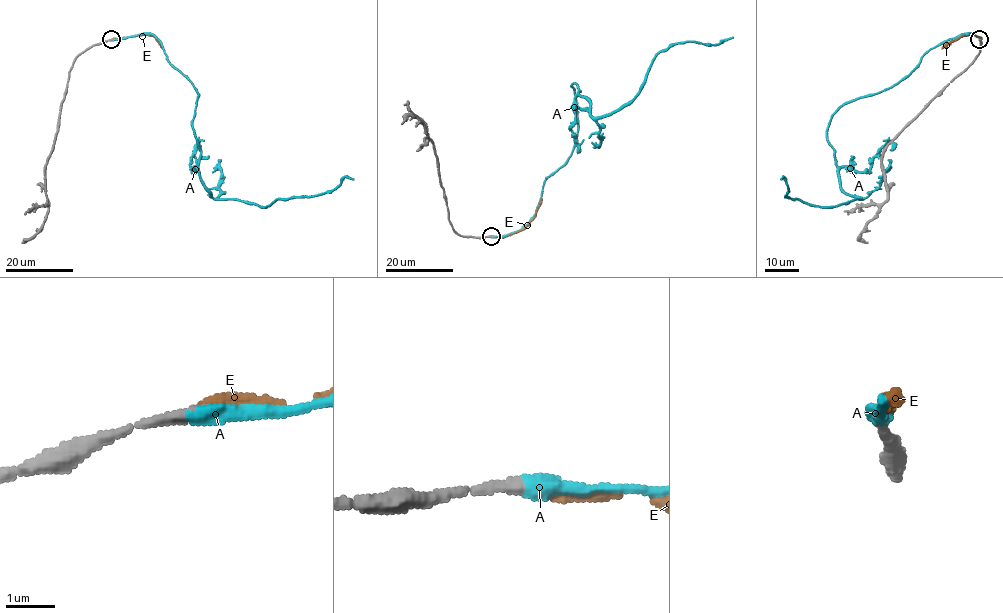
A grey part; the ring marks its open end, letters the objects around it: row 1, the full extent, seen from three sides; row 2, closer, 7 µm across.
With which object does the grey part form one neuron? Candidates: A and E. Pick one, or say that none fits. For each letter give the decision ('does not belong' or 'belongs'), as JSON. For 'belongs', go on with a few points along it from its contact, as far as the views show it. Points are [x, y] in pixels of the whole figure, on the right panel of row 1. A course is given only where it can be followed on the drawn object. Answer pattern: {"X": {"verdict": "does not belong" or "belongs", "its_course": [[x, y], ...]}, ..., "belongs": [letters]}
{"A": {"verdict": "belongs", "its_course": [[980, 39], [940, 43], [832, 116], [840, 187], [860, 199], [812, 206], [785, 197], [781, 179]]}, "E": {"verdict": "does not belong"}, "belongs": ["A"]}

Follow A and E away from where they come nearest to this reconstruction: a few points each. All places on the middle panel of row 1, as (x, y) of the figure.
A: (490, 236), (529, 222), (571, 154), (573, 84), (591, 115), (606, 116), (658, 53), (733, 37)
E: (491, 236), (503, 237), (523, 229), (534, 217), (542, 198)

